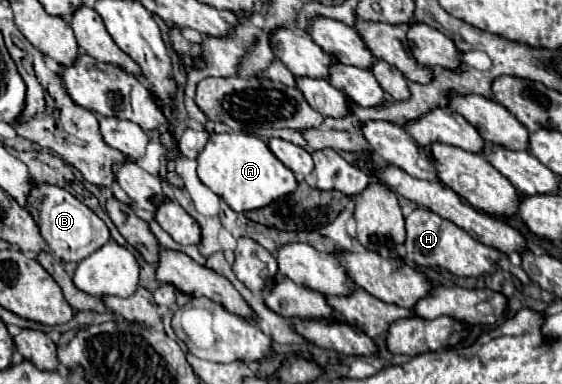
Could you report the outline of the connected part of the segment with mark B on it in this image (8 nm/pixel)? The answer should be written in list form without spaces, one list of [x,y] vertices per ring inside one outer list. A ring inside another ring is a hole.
[[[30,178],[30,184],[32,184],[32,190],[28,192],[28,196],[40,198],[38,204],[30,206],[30,214],[36,222],[36,226],[40,228],[40,234],[46,240],[50,252],[56,254],[60,260],[78,262],[78,260],[90,256],[90,252],[96,252],[98,248],[102,248],[102,244],[106,244],[110,240],[108,226],[88,206],[84,206],[80,200],[76,200],[68,190],[46,184],[46,182],[36,182],[34,178]]]

